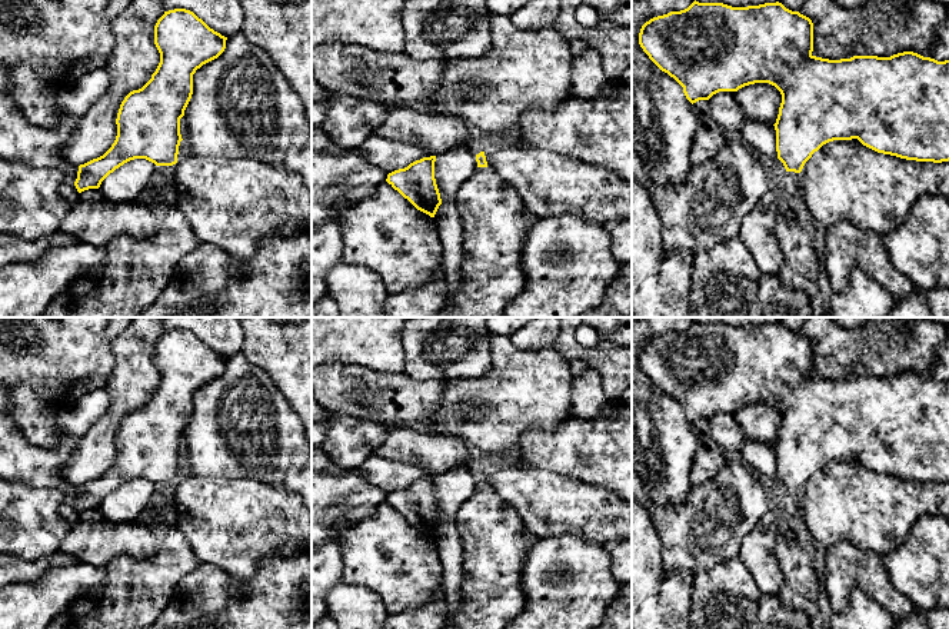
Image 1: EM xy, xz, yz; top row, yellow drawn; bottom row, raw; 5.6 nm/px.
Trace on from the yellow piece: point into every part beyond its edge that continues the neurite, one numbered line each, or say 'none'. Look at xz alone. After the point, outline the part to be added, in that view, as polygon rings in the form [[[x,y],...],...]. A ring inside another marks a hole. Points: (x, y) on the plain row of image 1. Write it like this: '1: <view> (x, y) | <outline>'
none

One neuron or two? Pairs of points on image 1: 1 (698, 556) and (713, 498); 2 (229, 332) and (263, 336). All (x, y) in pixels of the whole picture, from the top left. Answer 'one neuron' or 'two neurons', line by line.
1: one neuron
2: two neurons

